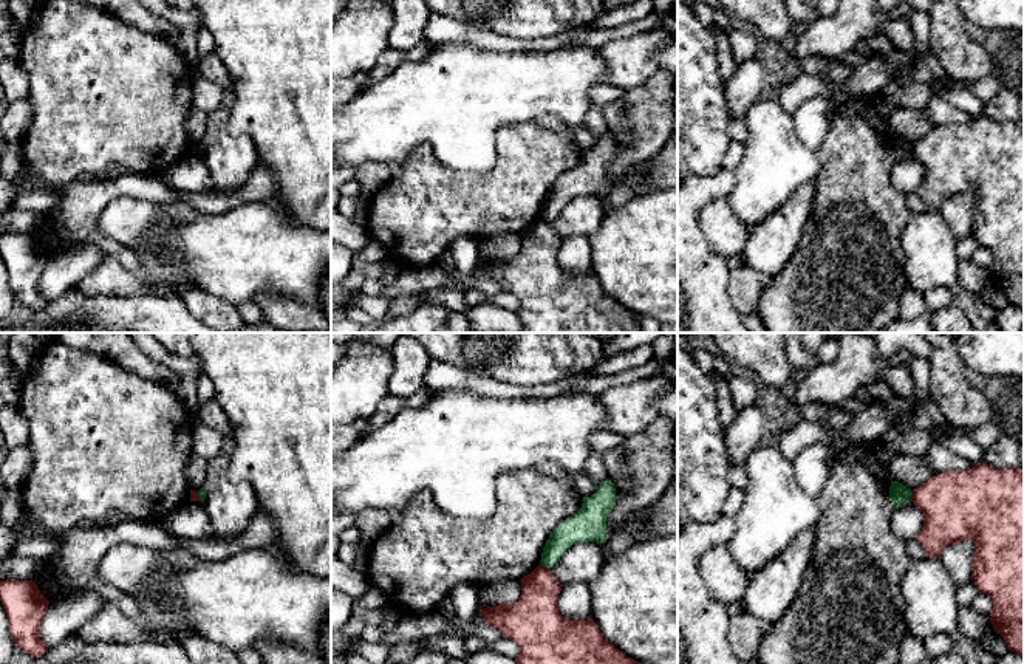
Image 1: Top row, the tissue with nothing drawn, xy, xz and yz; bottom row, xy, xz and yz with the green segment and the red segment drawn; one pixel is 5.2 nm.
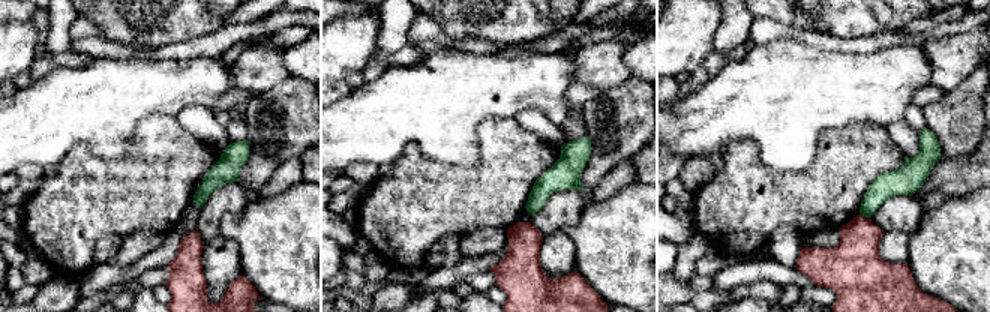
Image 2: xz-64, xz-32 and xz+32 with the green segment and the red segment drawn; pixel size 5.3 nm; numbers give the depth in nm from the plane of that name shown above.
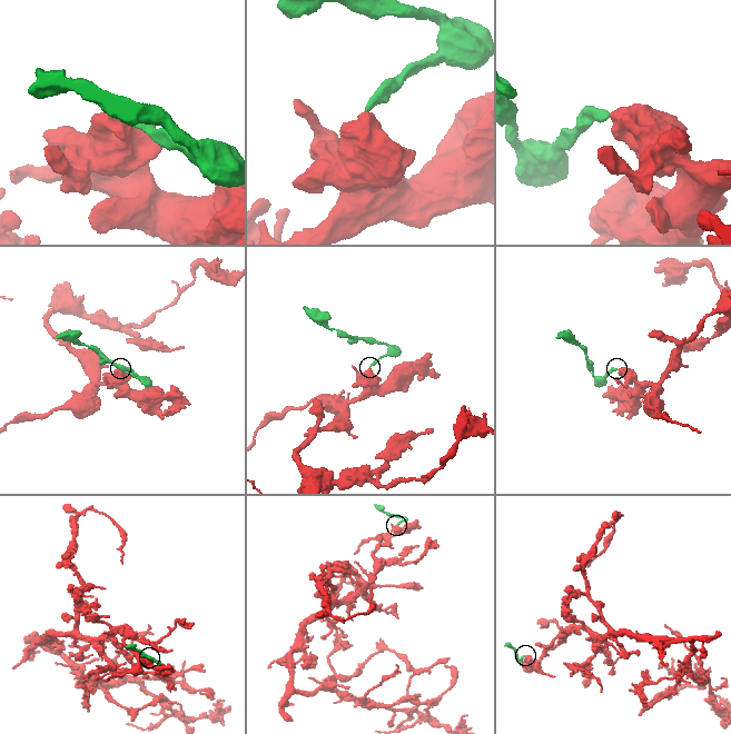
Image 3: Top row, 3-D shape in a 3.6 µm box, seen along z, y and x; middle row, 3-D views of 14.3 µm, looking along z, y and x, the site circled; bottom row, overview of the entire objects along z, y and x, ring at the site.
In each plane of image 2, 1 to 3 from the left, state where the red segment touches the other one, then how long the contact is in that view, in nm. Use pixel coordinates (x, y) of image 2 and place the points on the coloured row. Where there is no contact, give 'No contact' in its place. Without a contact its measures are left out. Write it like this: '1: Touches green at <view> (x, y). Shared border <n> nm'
1: No contact
2: No contact
3: Touches green at xz+32 (864, 215). Shared border 60 nm

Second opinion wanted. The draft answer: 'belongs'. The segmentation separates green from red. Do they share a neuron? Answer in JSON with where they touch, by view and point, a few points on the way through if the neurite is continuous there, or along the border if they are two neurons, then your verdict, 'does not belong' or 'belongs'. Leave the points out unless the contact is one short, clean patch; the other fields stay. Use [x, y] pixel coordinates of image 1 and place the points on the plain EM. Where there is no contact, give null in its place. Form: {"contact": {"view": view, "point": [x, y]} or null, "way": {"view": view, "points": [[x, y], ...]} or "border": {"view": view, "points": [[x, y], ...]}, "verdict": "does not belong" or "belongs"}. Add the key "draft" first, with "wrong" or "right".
{"draft": "wrong", "contact": {"view": "xz", "point": [545, 220]}, "border": {"view": "xz", "points": [[540, 217], [549, 223]]}, "verdict": "does not belong"}

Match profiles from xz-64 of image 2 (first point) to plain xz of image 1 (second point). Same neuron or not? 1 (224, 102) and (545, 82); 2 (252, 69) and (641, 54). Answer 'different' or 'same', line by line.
1: different
2: same

